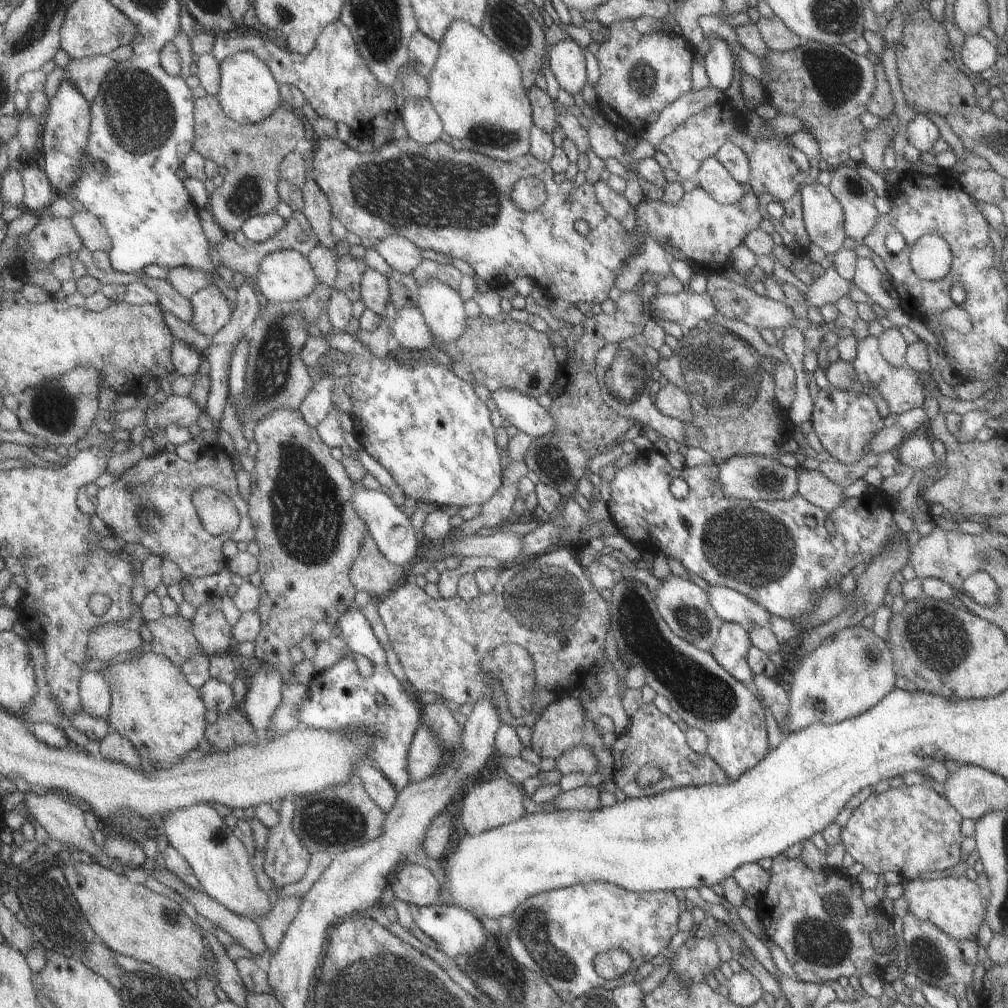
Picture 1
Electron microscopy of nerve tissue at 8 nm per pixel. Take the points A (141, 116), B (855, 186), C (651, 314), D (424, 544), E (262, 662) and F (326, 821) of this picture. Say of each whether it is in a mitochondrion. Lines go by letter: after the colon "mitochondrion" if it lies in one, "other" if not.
A: mitochondrion
B: other
C: other
D: other
E: other
F: mitochondrion

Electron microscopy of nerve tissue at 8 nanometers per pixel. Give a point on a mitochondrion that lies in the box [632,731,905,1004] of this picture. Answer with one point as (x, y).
(824, 939)

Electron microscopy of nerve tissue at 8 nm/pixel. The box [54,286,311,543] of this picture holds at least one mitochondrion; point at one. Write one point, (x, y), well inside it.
(271, 376)

